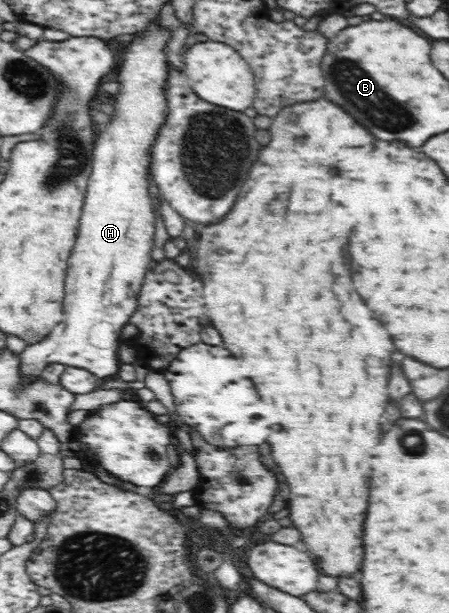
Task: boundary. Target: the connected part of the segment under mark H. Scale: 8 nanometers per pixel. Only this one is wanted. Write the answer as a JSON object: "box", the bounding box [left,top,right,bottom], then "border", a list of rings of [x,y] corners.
{"box":[18,19,171,389],"border":[[[161,19],[153,21],[137,39],[129,43],[123,53],[123,61],[117,73],[119,93],[113,101],[115,113],[111,121],[97,133],[92,153],[92,171],[89,175],[89,187],[85,193],[85,207],[81,215],[79,235],[75,249],[69,257],[69,269],[64,281],[64,300],[62,301],[61,323],[51,334],[39,343],[26,346],[20,353],[18,364],[20,389],[28,389],[41,376],[44,368],[52,363],[78,367],[89,371],[98,378],[115,376],[121,363],[118,361],[118,349],[121,340],[121,328],[129,323],[130,315],[135,311],[138,292],[141,291],[145,274],[150,269],[151,249],[155,237],[155,213],[149,191],[149,165],[152,165],[152,147],[159,137],[160,128],[167,121],[169,104],[167,96],[169,71],[167,49],[171,41],[171,31],[161,27]]]}

